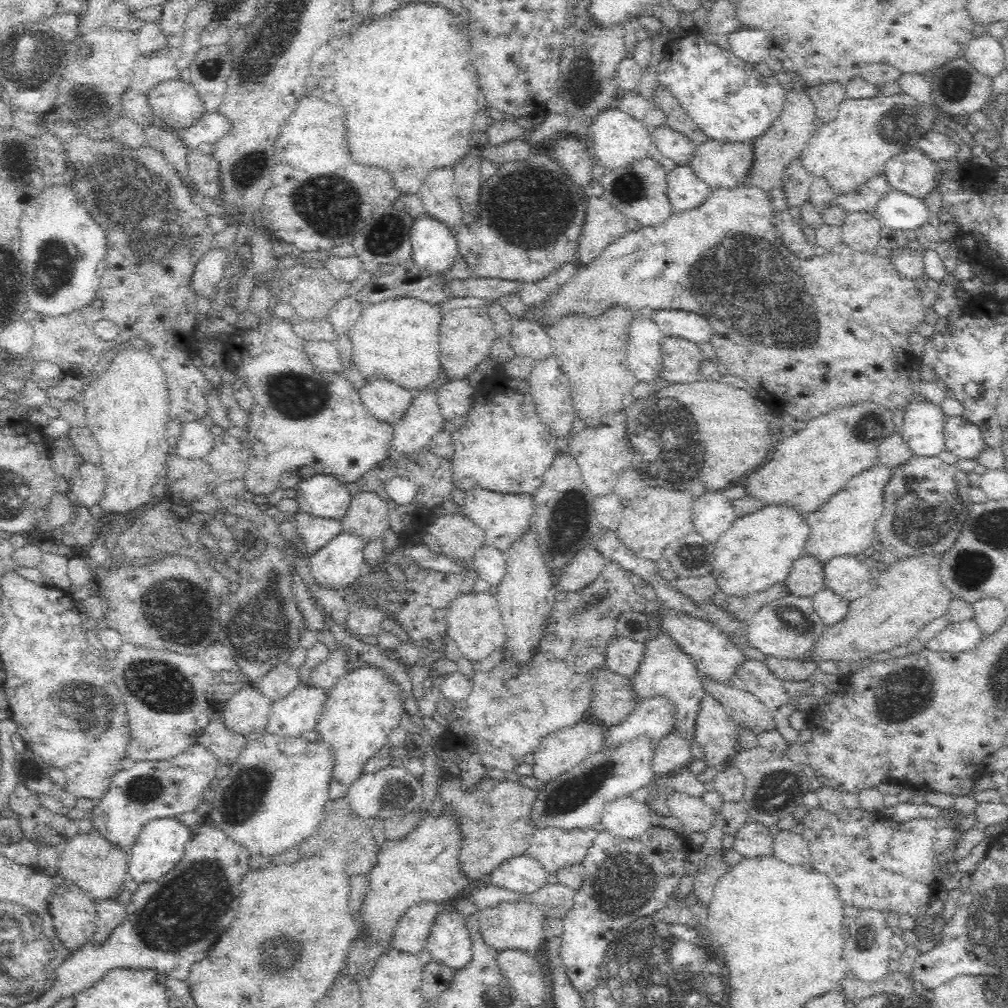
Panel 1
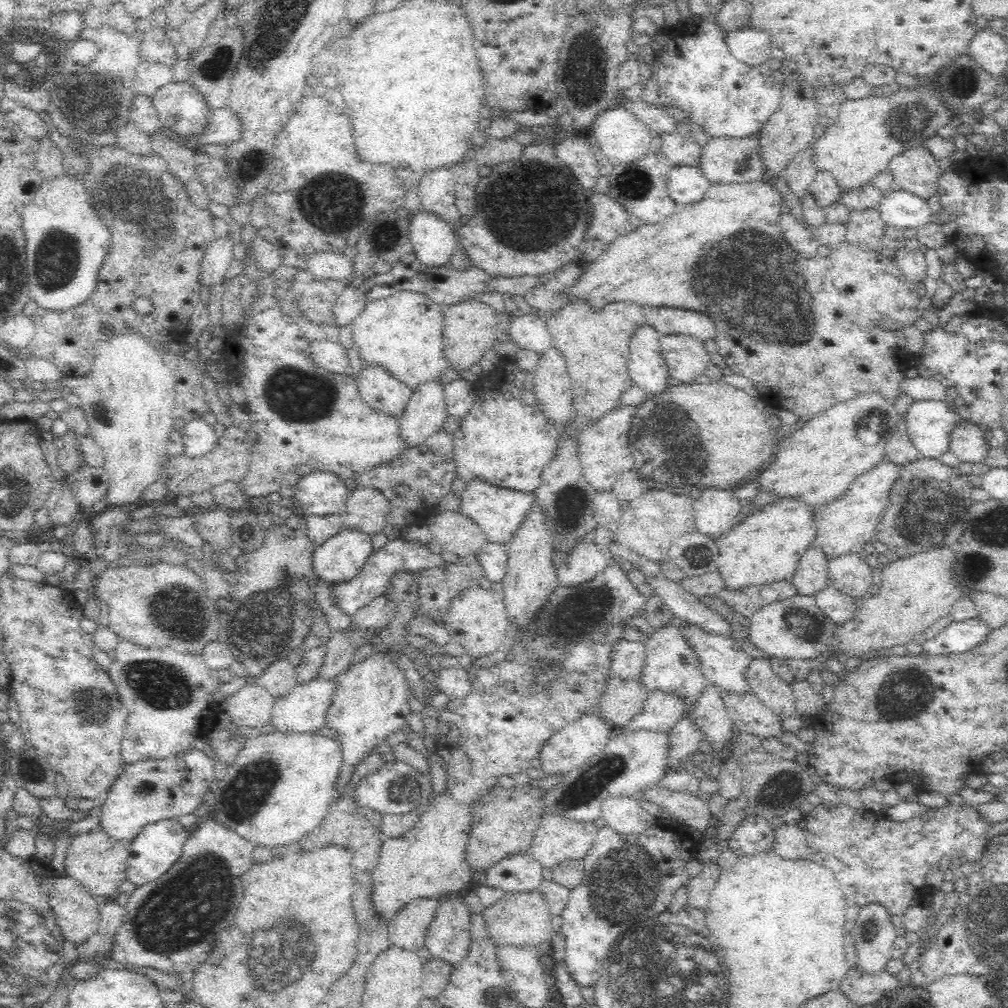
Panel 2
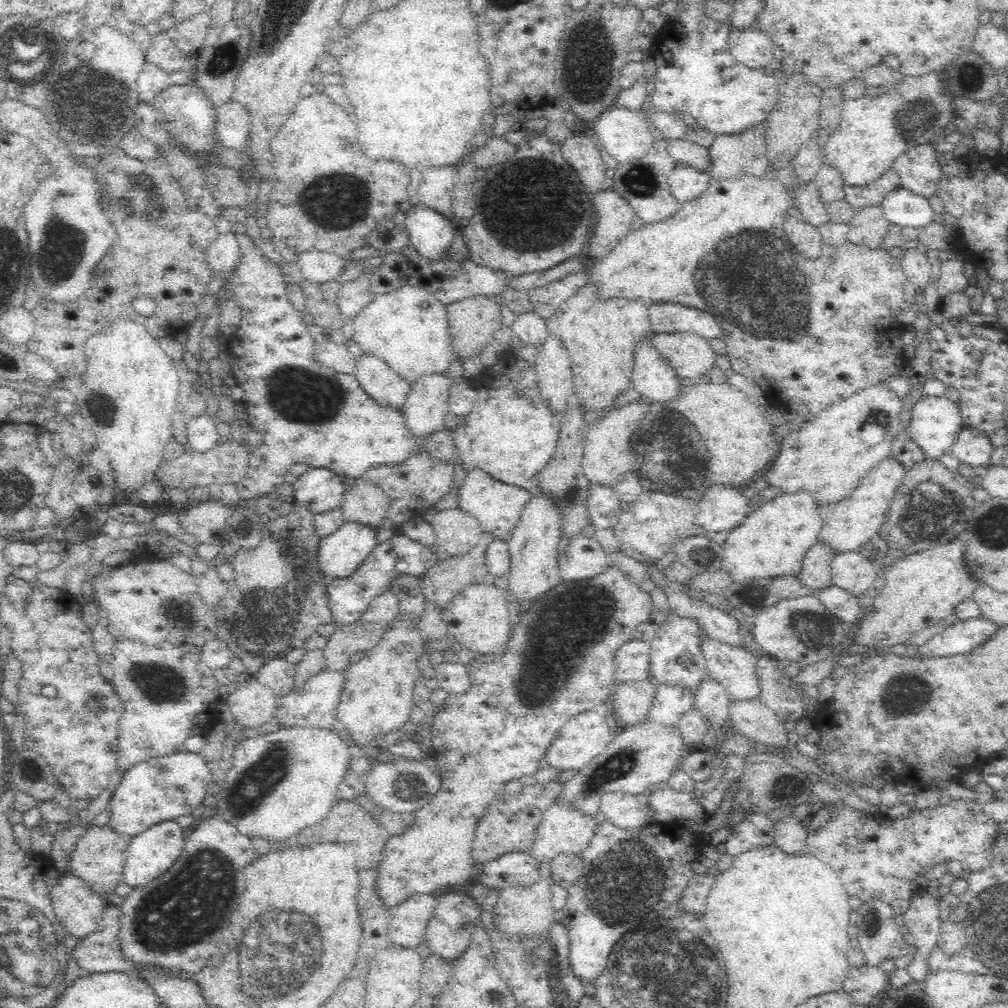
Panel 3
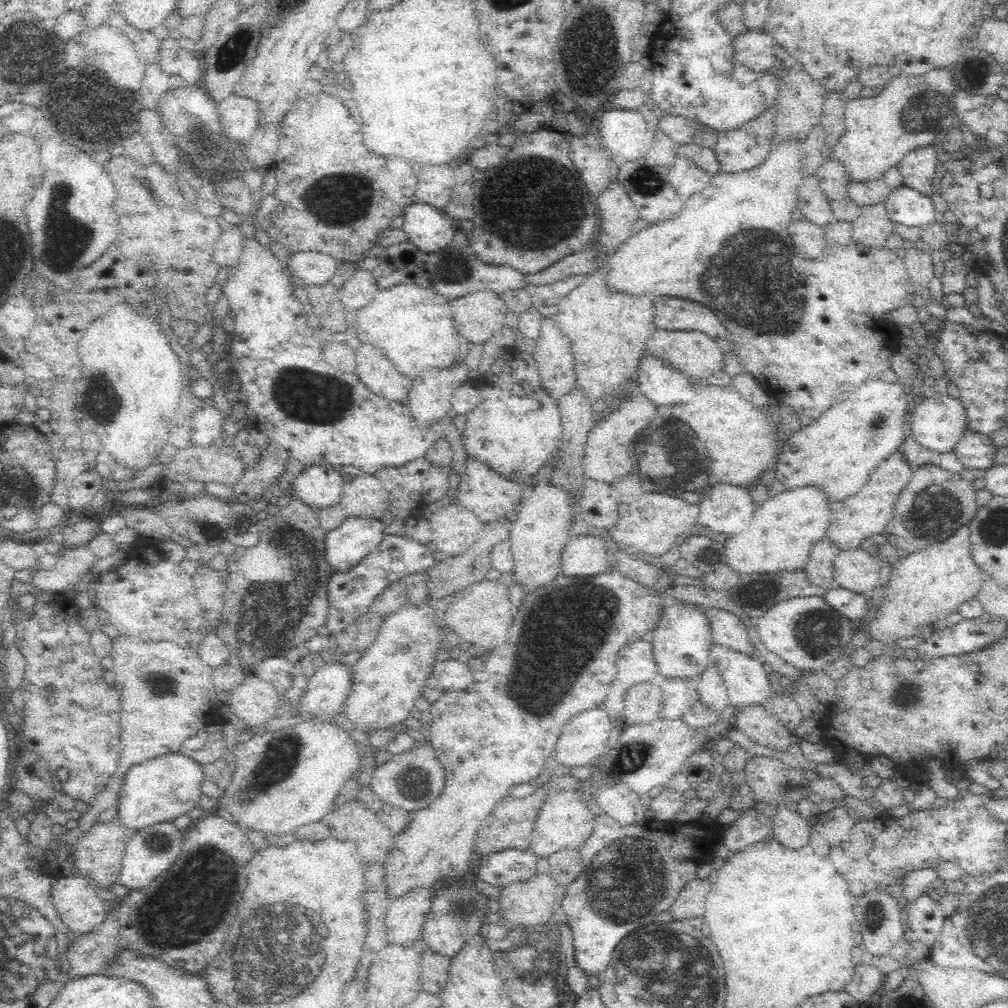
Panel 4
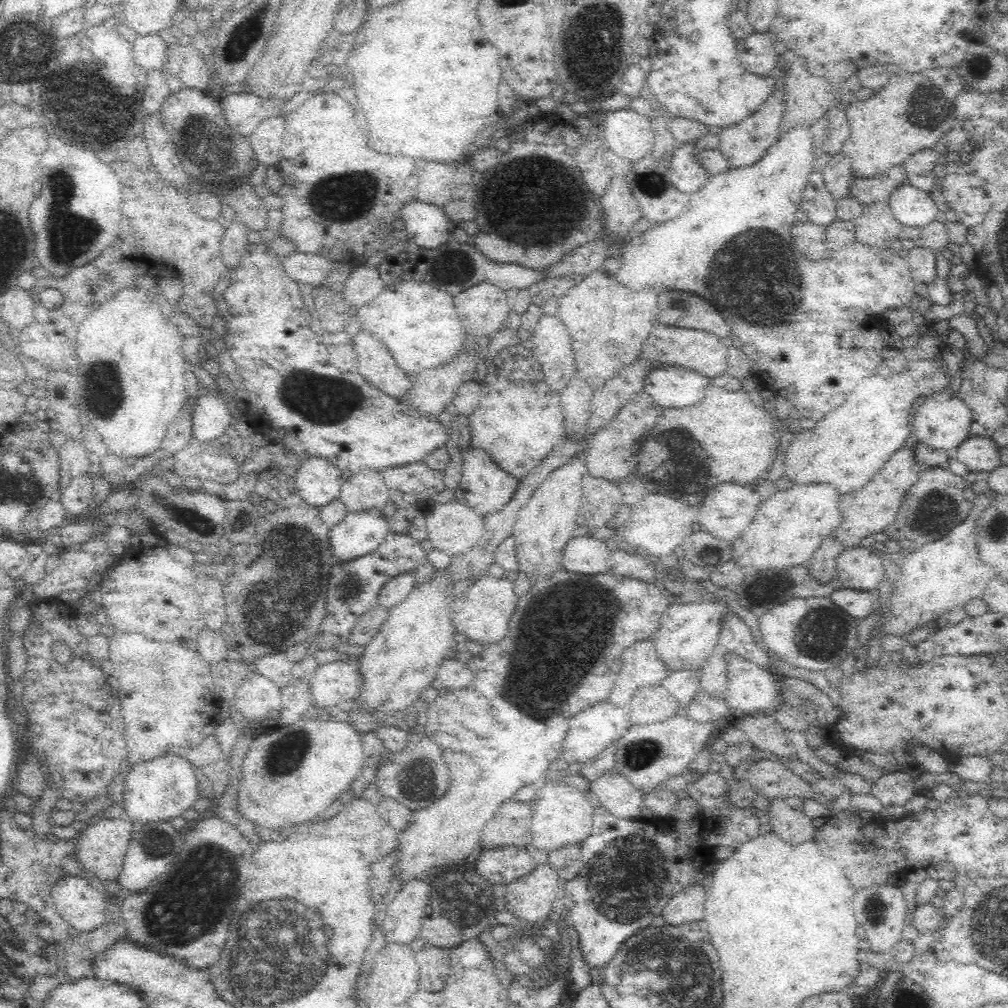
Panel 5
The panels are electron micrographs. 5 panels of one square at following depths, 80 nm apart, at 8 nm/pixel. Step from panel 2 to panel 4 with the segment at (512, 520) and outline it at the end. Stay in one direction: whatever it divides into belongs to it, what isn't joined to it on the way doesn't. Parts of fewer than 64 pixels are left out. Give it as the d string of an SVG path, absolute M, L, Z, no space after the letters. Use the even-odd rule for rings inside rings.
M468 455L466 456L466 468L464 468L460 480L453 485L453 495L457 503L472 510L478 519L485 523L502 515L504 517L512 516L516 512L516 504L522 496L522 486L502 476L486 462L482 462L480 458Z

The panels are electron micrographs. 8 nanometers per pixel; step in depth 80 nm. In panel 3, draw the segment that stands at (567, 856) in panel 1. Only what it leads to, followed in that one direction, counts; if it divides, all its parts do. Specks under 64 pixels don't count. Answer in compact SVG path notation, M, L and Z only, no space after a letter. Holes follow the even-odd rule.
M560 801L552 802L546 808L546 812L542 814L542 819L535 831L534 844L532 844L529 851L540 863L548 863L558 853L574 853L581 856L583 850L590 844L598 823L599 817L578 811L576 805L568 806L560 803Z

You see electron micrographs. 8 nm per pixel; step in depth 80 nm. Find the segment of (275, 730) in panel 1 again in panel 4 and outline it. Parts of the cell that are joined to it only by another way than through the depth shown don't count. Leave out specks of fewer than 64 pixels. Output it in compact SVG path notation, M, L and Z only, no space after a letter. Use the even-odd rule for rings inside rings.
M330 661L320 667L307 681L304 690L300 691L301 704L298 707L300 712L312 712L318 719L334 720L334 716L341 715L344 704L349 700L350 692L354 687L352 681L351 667L343 661Z

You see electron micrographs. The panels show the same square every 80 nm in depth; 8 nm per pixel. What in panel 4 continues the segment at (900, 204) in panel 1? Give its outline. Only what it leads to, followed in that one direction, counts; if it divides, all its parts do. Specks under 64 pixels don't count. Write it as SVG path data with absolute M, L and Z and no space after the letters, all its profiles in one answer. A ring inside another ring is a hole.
M906 185L890 192L884 204L890 219L907 228L925 228L935 222L938 212L931 196Z

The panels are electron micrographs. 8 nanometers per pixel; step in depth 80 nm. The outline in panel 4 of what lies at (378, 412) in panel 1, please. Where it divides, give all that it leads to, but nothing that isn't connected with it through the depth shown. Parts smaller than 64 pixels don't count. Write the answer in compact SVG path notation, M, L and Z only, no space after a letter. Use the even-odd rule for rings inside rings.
M360 342L356 350L356 374L372 392L382 394L391 401L407 398L414 382L404 378L394 364L370 342Z

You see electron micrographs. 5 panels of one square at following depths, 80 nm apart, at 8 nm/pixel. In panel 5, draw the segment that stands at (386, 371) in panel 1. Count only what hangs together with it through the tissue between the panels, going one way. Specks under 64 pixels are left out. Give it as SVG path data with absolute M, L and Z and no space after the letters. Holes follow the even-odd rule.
M407 280L388 285L368 304L360 306L358 318L366 330L382 338L406 374L436 368L470 343L466 327L456 312L454 297L426 282Z

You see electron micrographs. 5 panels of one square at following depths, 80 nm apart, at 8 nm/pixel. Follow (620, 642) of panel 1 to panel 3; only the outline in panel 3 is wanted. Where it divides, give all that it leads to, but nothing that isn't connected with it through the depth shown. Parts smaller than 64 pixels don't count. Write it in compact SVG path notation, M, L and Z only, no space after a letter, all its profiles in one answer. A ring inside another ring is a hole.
M636 638L625 642L616 650L614 664L616 684L651 680L649 643Z

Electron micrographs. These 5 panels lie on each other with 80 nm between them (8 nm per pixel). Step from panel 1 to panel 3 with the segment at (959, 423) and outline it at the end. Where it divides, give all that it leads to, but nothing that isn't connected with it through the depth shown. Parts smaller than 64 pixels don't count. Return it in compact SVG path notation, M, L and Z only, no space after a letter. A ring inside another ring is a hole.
M962 428L950 453L968 466L990 466L993 450L988 434L973 428Z

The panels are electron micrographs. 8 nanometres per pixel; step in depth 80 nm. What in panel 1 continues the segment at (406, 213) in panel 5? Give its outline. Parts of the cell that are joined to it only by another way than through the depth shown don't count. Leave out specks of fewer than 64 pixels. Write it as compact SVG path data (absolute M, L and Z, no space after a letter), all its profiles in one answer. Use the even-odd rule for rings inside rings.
M432 216L414 219L410 227L410 238L412 260L420 268L448 274L453 260L460 256L454 232Z

